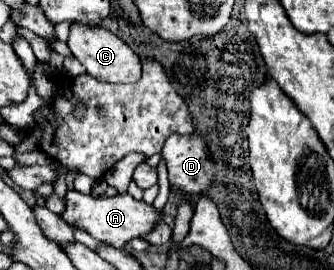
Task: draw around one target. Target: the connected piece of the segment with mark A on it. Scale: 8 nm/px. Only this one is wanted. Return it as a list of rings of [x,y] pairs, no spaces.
[[[69,190],[65,200],[67,200],[65,210],[61,212],[63,222],[67,222],[73,228],[81,228],[89,232],[93,238],[122,250],[131,238],[151,232],[159,220],[159,214],[153,206],[145,204],[143,200],[131,198],[129,194],[117,194],[113,198],[105,198],[105,196],[85,196],[77,190]]]

